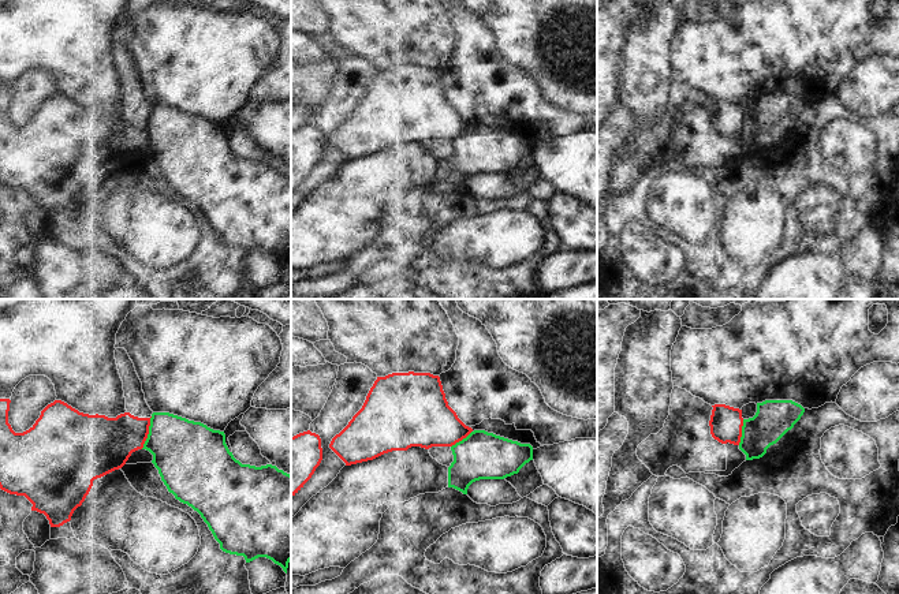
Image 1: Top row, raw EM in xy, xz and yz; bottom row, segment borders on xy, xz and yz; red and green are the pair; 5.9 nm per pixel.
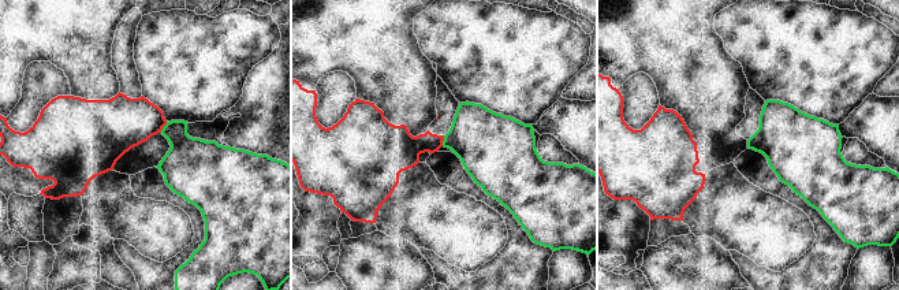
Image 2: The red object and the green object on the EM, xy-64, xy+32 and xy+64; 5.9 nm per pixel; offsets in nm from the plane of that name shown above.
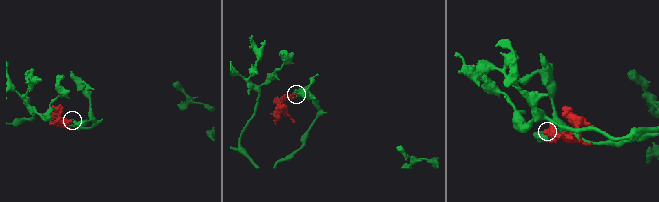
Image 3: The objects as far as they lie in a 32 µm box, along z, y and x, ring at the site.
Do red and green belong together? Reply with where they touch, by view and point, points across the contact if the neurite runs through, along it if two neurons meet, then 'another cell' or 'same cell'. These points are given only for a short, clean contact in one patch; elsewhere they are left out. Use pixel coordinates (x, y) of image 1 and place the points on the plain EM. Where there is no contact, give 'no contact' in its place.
xy (148, 127) | along xy (152, 111), (148, 131), (141, 142) | another cell

